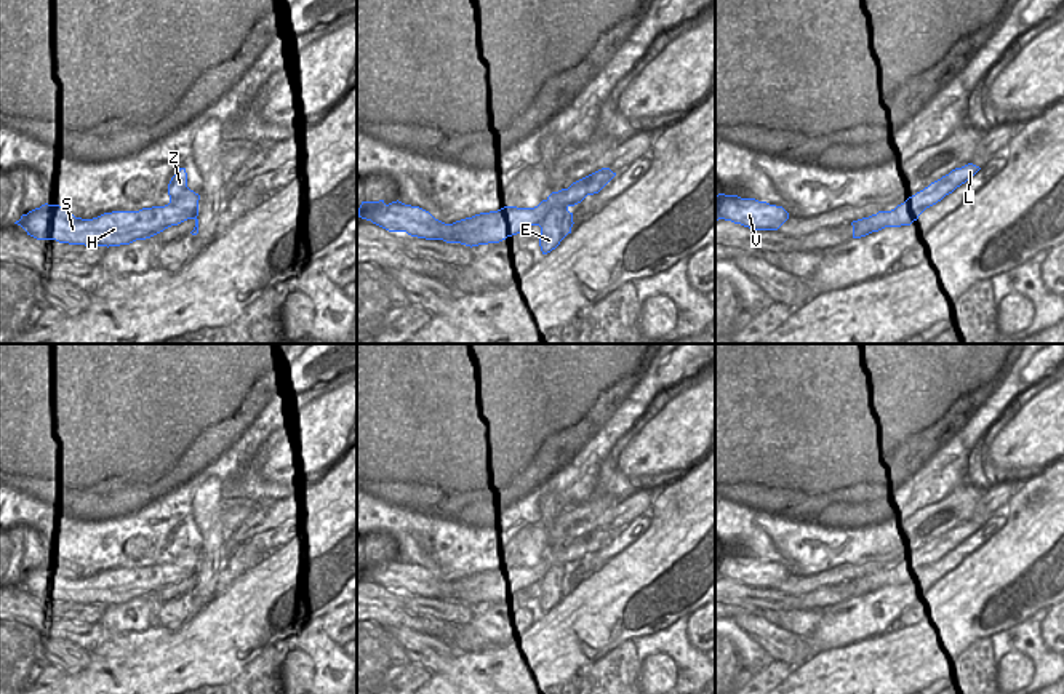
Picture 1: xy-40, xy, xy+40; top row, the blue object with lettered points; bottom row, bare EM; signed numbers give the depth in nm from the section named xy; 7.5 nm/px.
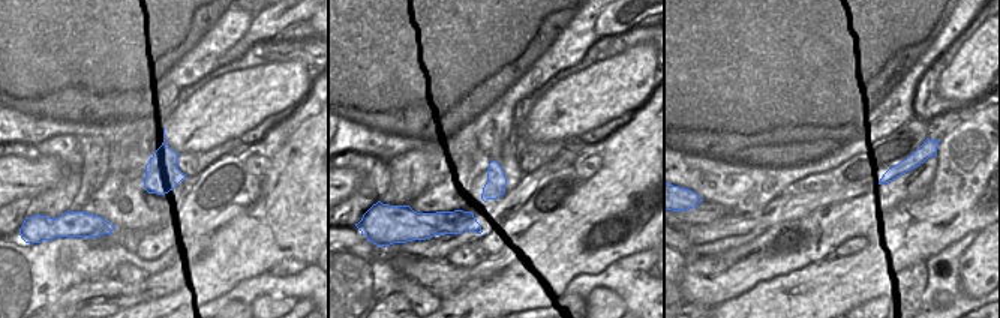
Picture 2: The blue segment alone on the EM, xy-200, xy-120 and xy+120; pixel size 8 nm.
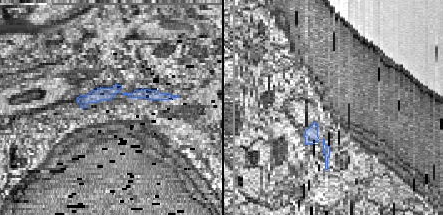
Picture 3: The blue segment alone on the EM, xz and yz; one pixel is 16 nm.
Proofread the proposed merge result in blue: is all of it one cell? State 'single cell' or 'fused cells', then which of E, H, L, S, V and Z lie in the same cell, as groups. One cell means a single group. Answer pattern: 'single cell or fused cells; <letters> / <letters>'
single cell; E H L S V Z

